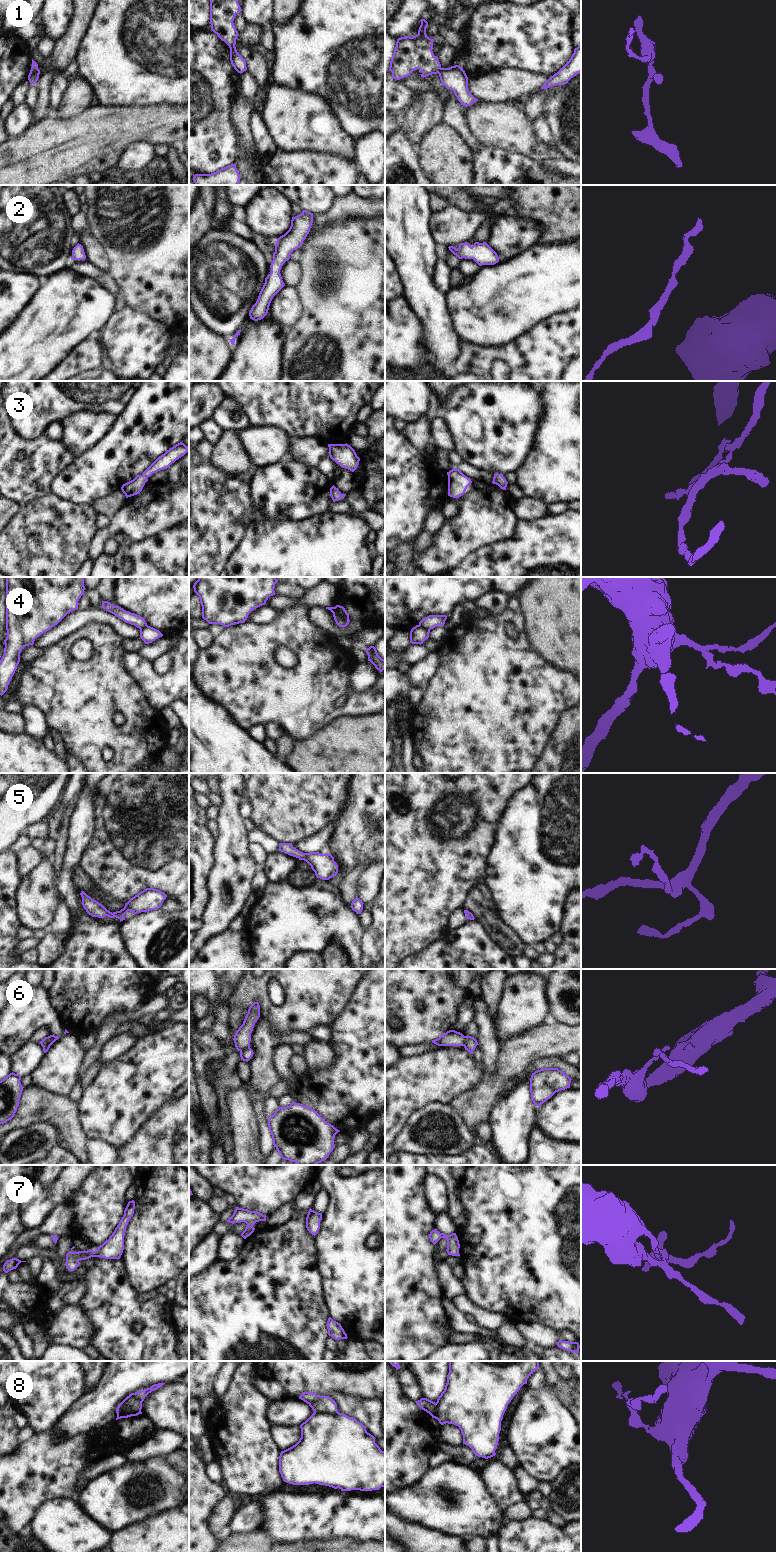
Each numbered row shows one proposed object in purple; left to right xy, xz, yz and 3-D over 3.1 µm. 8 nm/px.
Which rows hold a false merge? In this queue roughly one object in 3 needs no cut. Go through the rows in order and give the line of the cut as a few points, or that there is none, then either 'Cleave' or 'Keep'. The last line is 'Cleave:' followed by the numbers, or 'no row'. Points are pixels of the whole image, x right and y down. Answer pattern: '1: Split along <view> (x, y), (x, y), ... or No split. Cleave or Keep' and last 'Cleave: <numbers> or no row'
1: Split along xy (38, 69), (30, 73). Cleave
2: No split. Keep
3: No split. Keep
4: Split along xz (333, 607), (334, 611), (348, 623). Cleave
5: No split. Keep
6: Split along xy (49, 1036), (48, 1042), (43, 1047). Cleave
7: Split along xz (247, 1224), (252, 1226). Cleave
8: Split along xy (117, 1407), (121, 1409), (125, 1407), (132, 1414), (140, 1411). Cleave
Cleave: 1, 4, 6, 7, 8.

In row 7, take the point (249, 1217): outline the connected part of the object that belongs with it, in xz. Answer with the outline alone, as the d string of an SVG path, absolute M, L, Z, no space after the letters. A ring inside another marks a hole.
M236 1207L233 1215L227 1220L229 1223L239 1223L245 1222L248 1226L253 1226L256 1222L266 1221L266 1215L258 1211L250 1211L248 1209L243 1209Z

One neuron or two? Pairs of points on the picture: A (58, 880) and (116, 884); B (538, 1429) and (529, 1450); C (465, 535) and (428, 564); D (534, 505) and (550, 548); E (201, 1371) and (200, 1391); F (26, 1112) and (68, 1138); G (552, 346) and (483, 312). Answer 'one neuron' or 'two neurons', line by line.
A: two neurons
B: one neuron
C: one neuron
D: two neurons
E: one neuron
F: one neuron
G: two neurons

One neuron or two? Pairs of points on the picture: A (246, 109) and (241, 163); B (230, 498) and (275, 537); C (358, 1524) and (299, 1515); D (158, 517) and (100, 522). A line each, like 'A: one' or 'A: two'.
A: one
B: two
C: one
D: two

